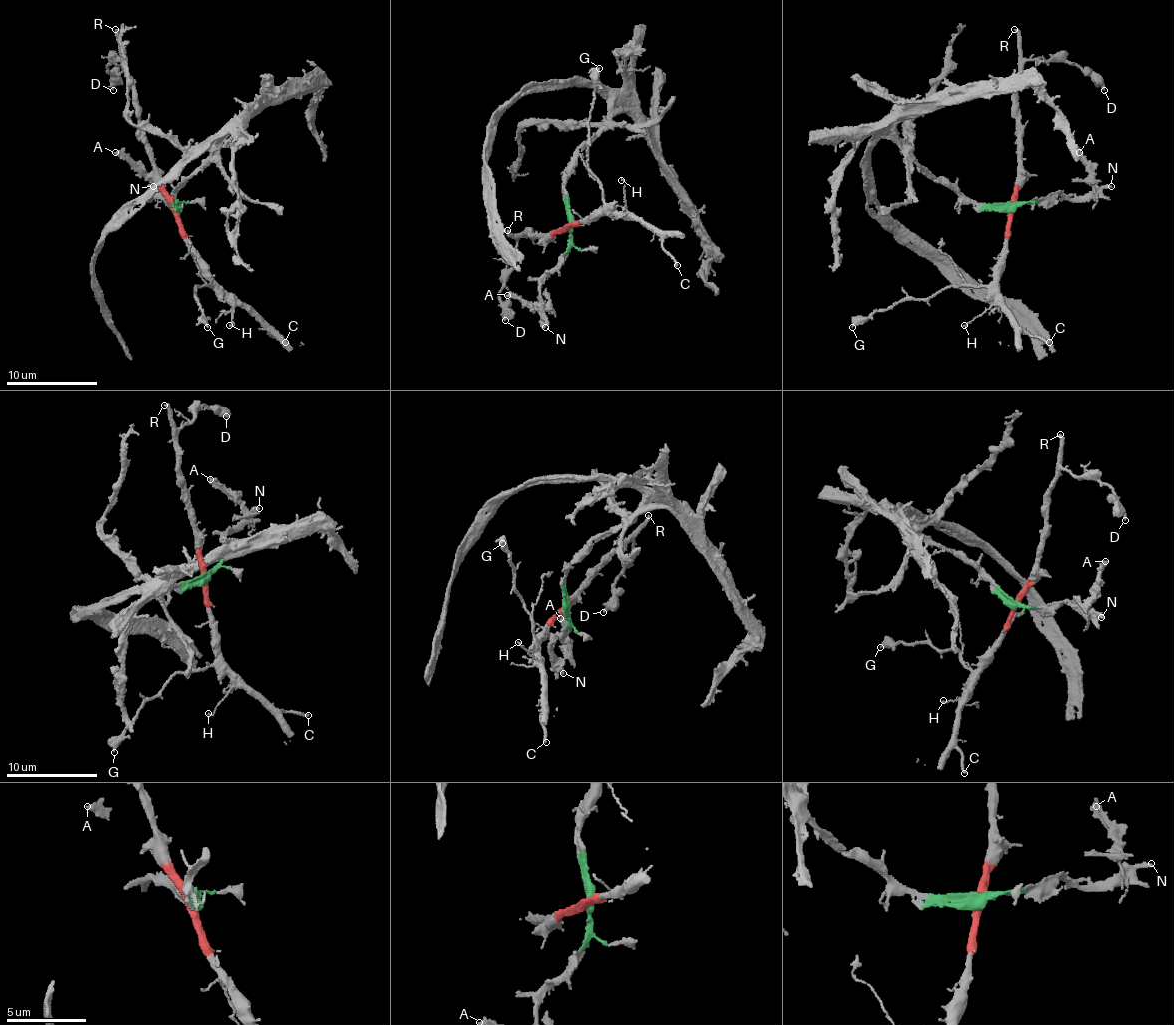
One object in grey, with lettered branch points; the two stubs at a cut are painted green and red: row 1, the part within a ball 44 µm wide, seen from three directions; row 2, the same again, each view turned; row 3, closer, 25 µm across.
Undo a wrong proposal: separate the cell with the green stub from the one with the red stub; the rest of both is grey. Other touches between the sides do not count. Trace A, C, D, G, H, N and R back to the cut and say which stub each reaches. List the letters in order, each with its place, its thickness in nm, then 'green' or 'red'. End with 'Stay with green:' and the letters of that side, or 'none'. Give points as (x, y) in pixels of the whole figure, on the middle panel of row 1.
A: (507, 295) | 440 nm | green
C: (677, 265) | 200 nm | red
D: (505, 320) | 320 nm | red
G: (599, 68) | 340 nm | red
H: (621, 180) | 100 nm | red
N: (545, 327) | 280 nm | green
R: (507, 230) | 320 nm | red
Stay with green: A, N

